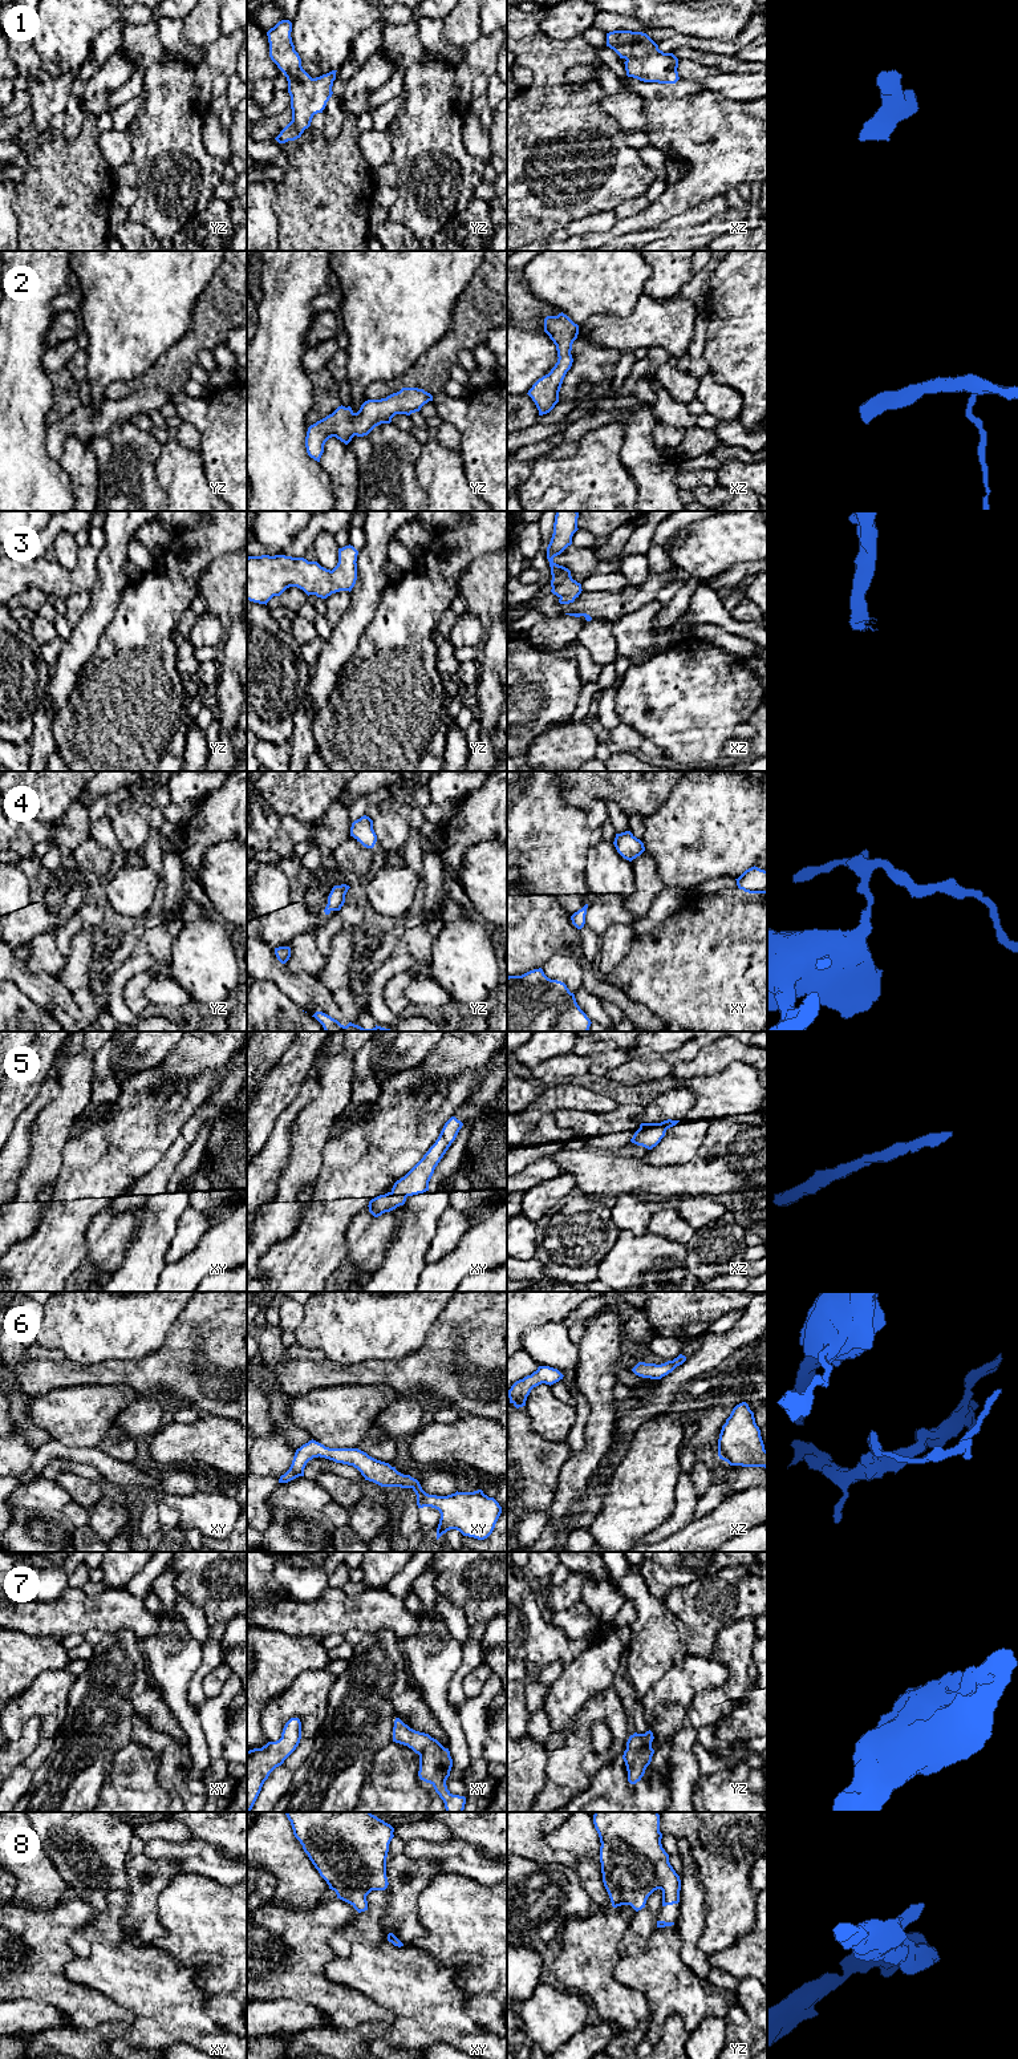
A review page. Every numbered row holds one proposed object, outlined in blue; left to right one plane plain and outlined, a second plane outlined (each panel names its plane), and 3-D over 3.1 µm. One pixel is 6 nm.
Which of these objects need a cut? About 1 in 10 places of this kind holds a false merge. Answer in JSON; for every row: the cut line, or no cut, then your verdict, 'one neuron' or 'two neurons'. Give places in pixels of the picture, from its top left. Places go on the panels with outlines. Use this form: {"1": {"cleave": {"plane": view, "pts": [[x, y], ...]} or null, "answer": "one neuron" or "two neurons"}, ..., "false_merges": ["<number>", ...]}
{"1": {"cleave": null, "answer": "one neuron"}, "2": {"cleave": null, "answer": "one neuron"}, "3": {"cleave": null, "answer": "one neuron"}, "4": {"cleave": null, "answer": "one neuron"}, "5": {"cleave": null, "answer": "one neuron"}, "6": {"cleave": null, "answer": "one neuron"}, "7": {"cleave": null, "answer": "one neuron"}, "8": {"cleave": null, "answer": "one neuron"}, "false_merges": []}

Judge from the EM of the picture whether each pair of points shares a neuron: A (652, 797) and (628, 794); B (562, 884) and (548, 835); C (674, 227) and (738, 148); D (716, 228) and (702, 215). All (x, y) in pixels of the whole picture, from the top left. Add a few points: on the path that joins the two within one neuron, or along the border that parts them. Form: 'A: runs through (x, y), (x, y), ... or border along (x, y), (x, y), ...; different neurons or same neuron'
A: runs through (647, 794), (633, 794); same neuron
B: runs through (560, 872), (552, 863), (550, 847); same neuron
C: border along (720, 197), (705, 199), (668, 218), (662, 223); different neurons
D: border along (716, 214), (700, 225), (680, 231); different neurons

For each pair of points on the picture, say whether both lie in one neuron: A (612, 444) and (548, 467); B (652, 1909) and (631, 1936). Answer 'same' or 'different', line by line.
A: same
B: same

